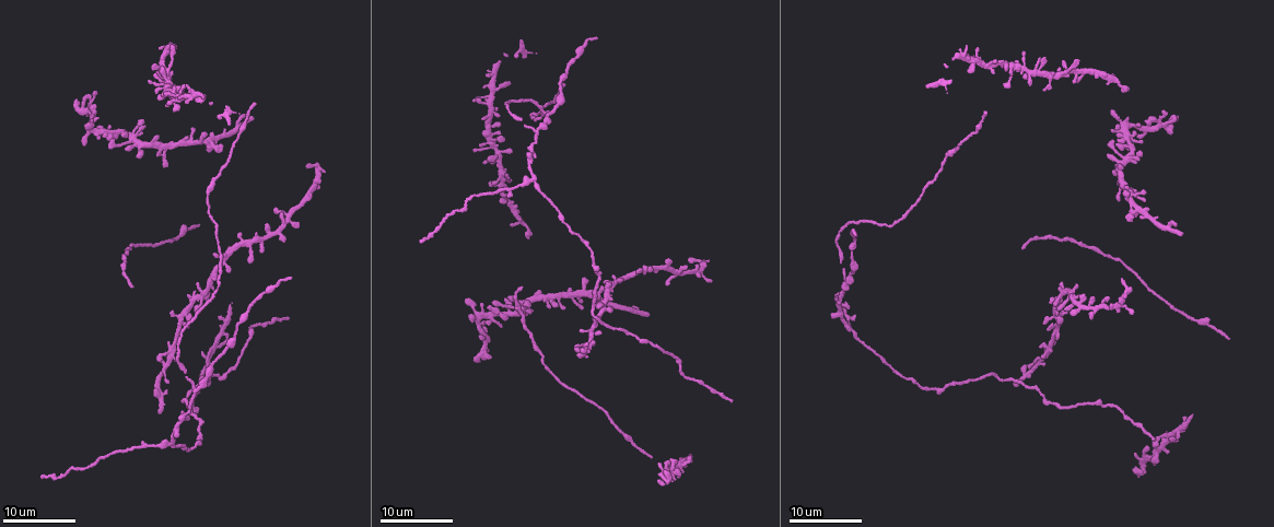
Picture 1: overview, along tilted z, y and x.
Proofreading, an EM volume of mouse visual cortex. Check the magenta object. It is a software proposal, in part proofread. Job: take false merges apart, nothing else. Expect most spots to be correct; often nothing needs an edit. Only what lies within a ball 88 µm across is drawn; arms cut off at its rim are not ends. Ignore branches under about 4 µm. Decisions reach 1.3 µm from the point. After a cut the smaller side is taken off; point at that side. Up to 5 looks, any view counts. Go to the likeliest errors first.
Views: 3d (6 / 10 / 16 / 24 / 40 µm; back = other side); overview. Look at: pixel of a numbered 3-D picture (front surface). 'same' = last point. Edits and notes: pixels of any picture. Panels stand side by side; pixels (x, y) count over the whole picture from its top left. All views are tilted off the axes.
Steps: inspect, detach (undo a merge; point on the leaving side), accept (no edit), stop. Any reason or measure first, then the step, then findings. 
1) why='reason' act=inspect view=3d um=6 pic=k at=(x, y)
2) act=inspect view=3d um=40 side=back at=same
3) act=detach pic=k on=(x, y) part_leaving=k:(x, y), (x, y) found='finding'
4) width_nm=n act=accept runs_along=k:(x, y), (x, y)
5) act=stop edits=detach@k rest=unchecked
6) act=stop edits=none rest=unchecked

act=inspect view=3d um=24 pic=1 at=(1039, 357)

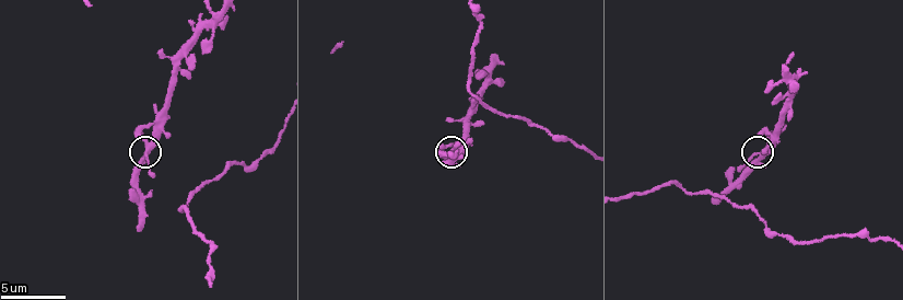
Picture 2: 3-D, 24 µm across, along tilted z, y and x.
act=inspect view=3d um=10 pic=2 at=(146, 151)

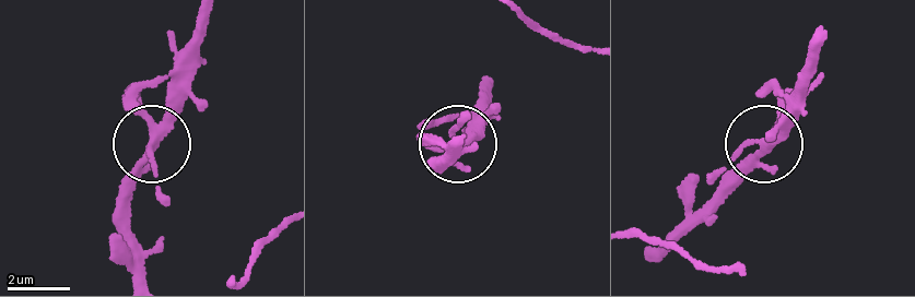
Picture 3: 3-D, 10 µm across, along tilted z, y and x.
act=accept runs_along=3:(209, 13), (194, 72), (117, 206) found='all the same neuron'

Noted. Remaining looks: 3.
why='small branch off a trunk' act=inspect view=3d um=16 pic=1 at=(163, 153)

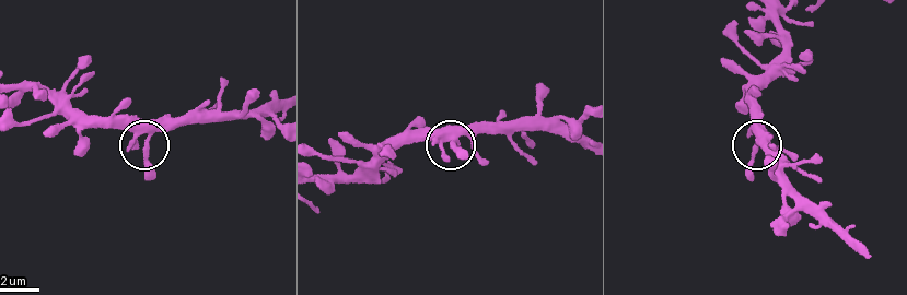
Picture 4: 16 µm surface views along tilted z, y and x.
act=inspect view=3d um=10 pic=4 at=(755, 149)

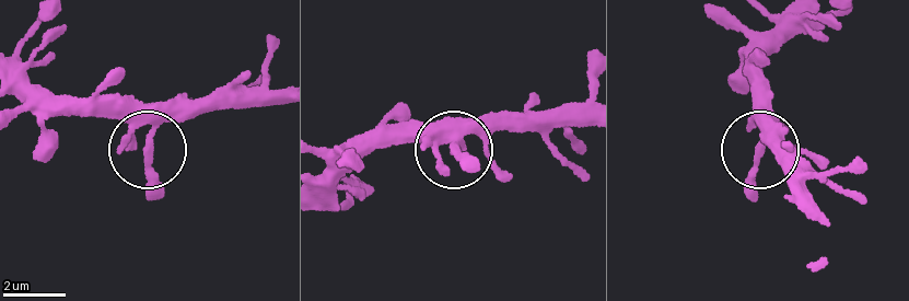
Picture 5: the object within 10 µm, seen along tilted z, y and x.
side_arm_um=43 act=accept found='one neuron here'

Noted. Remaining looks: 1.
why='four or more arms meet' act=inspect view=3d um=6 pic=2 at=(785, 103)

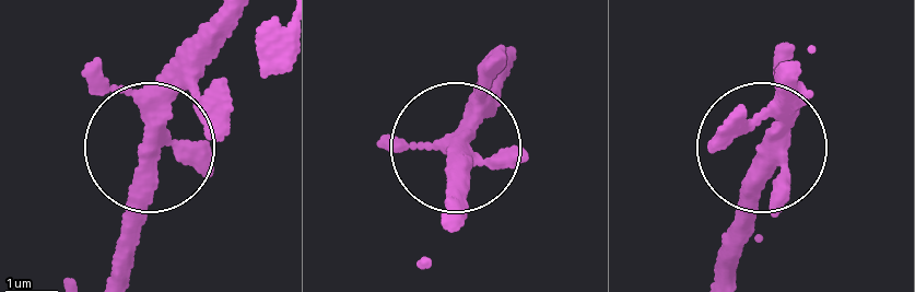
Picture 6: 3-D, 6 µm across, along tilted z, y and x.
width_nm=300 act=accept found='continuous, no second neuron'

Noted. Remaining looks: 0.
act=stop edits=none rest=unchecked

